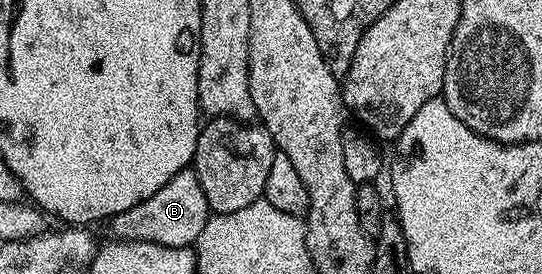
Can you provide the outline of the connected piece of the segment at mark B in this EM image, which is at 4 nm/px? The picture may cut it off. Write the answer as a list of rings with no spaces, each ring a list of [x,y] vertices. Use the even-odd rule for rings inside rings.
[[[188,169],[177,173],[153,197],[141,201],[141,205],[133,205],[133,209],[125,209],[125,213],[114,216],[109,226],[116,240],[132,243],[156,243],[166,247],[191,247],[195,238],[205,229],[213,212],[206,201],[201,182],[194,170]]]

